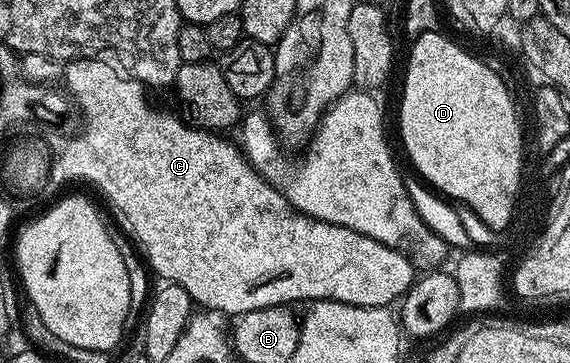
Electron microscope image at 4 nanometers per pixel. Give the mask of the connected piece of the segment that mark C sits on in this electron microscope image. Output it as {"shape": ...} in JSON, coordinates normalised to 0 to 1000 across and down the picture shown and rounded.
{"shape":[[[130,163],[114,185],[119,187],[112,196],[114,234],[111,231],[111,237],[116,242],[132,303],[135,295],[140,303],[142,322],[147,325],[147,364],[142,372],[130,375],[114,399],[114,433],[128,438],[133,446],[135,466],[149,471],[154,479],[156,499],[189,545],[191,565],[204,579],[205,595],[202,592],[202,601],[209,606],[209,625],[249,694],[258,733],[268,749],[274,744],[282,758],[282,771],[319,785],[319,796],[326,796],[326,807],[333,807],[339,837],[367,857],[382,857],[395,873],[419,873],[446,851],[519,840],[525,824],[540,824],[539,829],[584,824],[586,829],[600,829],[607,840],[679,846],[707,826],[709,810],[723,793],[733,747],[704,691],[684,686],[621,631],[607,631],[600,620],[586,620],[530,590],[525,576],[514,570],[512,556],[502,545],[489,512],[479,510],[442,463],[442,452],[430,433],[426,413],[412,391],[407,397],[404,386],[393,383],[400,377],[386,366],[360,361],[354,350],[335,347],[321,325],[316,325],[318,331],[307,328],[305,320],[293,317],[291,309],[279,306],[274,295],[265,295],[260,287],[261,253],[253,231],[218,215],[209,196],[193,190],[193,179],[186,179],[186,168]]]}

